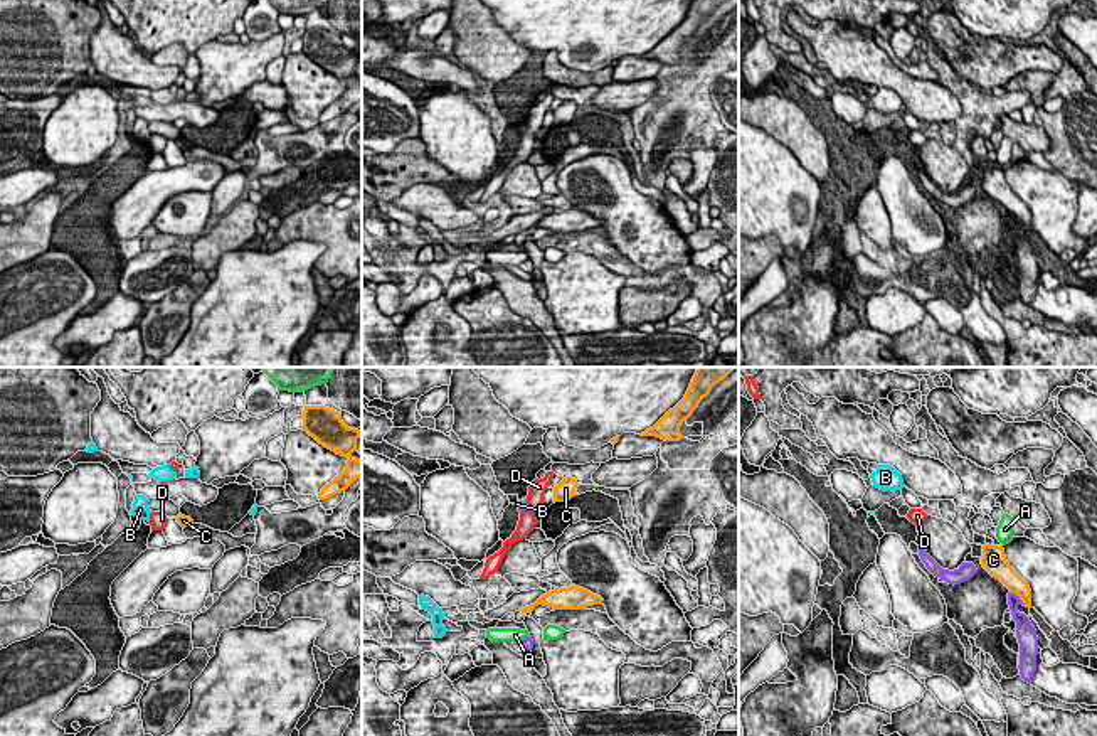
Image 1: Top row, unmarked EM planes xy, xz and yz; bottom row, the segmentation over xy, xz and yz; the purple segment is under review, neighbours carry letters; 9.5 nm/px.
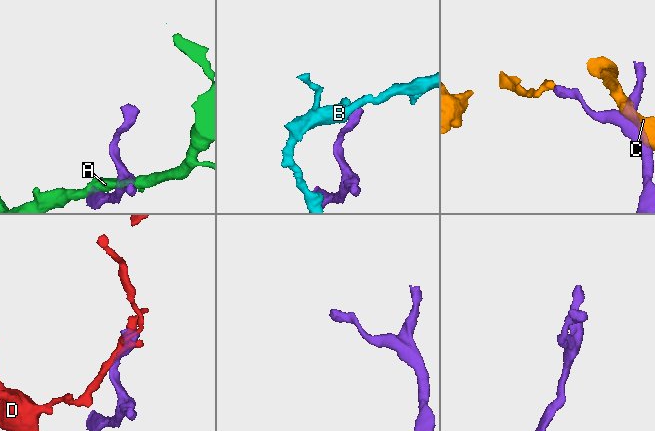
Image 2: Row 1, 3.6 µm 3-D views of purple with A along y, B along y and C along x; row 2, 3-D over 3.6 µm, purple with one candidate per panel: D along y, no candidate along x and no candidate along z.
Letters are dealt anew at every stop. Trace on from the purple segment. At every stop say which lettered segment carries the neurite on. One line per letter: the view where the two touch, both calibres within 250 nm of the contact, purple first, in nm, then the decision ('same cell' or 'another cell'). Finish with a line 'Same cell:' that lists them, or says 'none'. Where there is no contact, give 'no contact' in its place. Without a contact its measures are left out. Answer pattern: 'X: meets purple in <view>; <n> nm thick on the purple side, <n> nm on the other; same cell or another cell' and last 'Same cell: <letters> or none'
A: meets purple in xz; 100 nm thick on the purple side, 140 nm on the other; another cell
B: meets purple in xz; 70 nm thick on the purple side, 50 nm on the other; another cell
C: meets purple in yz; 140 nm thick on the purple side, 180 nm on the other; another cell
D: meets purple in xz; 70 nm thick on the purple side, 160 nm on the other; another cell
Same cell: none

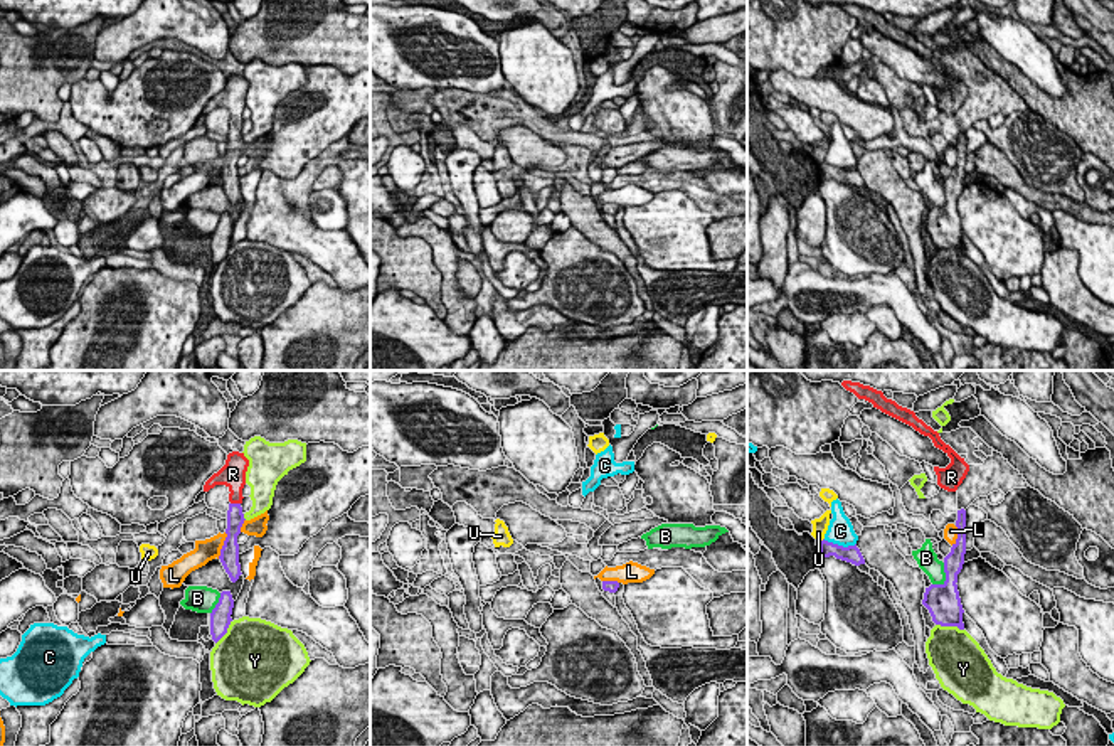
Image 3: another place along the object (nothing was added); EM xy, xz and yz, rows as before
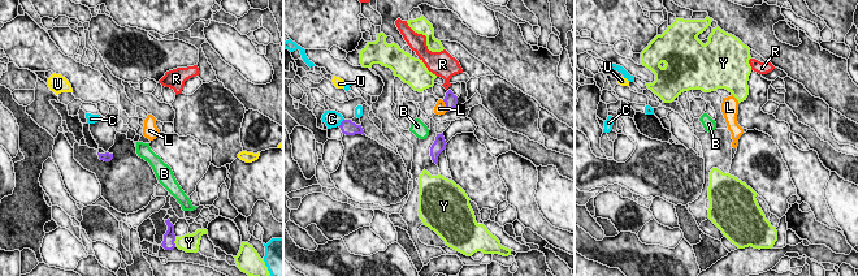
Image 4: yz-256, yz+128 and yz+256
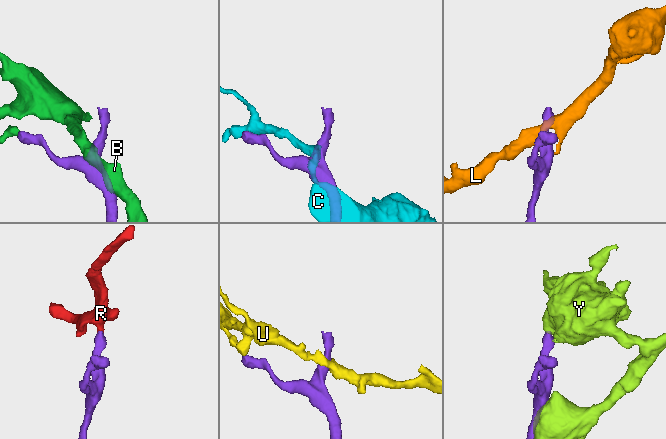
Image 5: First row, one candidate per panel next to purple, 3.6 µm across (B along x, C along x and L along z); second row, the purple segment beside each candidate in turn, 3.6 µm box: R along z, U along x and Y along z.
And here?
B: meets purple in yz; 320 nm thick on the purple side, 200 nm on the other; another cell
C: meets purple in yz; 160 nm thick on the purple side, 260 nm on the other; another cell
L: meets purple in xy; 190 nm thick on the purple side, 200 nm on the other; another cell
R: meets purple in xy; 160 nm thick on the purple side, 200 nm on the other; same cell
U: meets purple in yz; 140 nm thick on the purple side, 160 nm on the other; another cell
Y: meets purple in yz; 320 nm thick on the purple side, 440 nm on the other; another cell
Same cell: R

